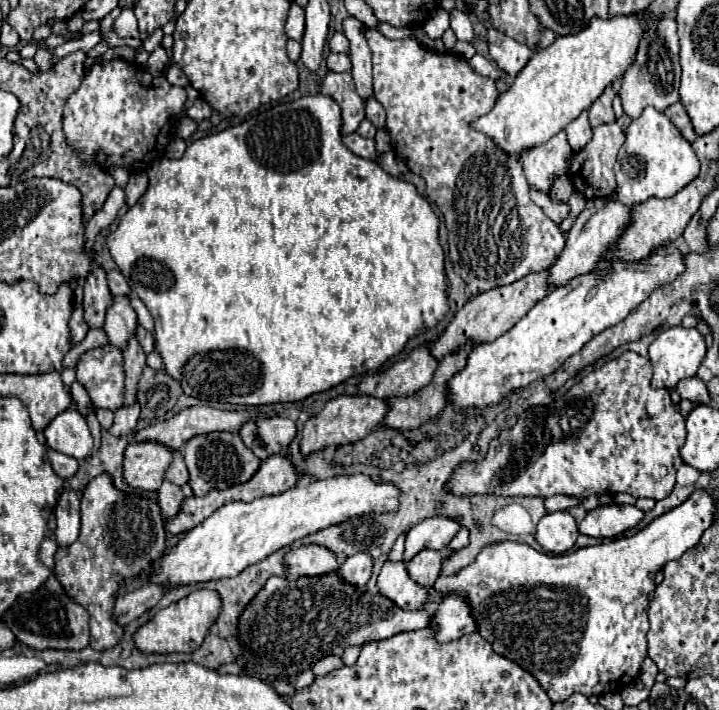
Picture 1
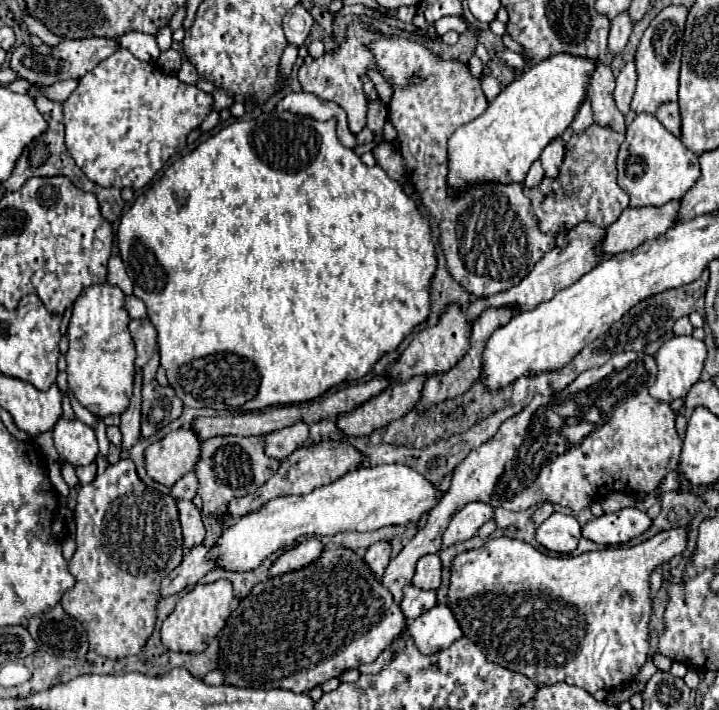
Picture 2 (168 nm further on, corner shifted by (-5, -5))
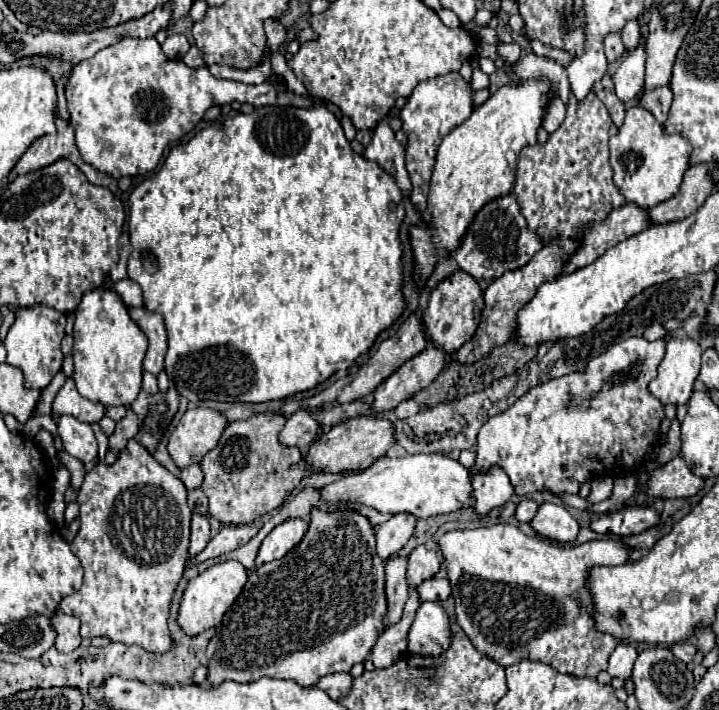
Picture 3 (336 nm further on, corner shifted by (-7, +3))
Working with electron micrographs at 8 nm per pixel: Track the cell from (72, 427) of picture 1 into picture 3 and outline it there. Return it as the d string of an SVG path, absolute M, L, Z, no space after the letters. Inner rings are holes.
M62 415L58 419L58 435L62 439L66 453L80 459L82 463L96 461L98 445L96 445L92 427L88 423L82 423L72 415Z

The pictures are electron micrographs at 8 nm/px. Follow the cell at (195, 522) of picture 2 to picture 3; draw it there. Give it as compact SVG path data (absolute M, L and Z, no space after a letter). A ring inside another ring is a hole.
M192 515L192 535L190 535L190 555L200 553L210 541L210 523L204 515Z

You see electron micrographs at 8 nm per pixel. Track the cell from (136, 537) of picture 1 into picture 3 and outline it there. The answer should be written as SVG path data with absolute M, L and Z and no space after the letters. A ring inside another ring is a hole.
M130 439L112 465L102 463L86 473L78 491L80 531L72 541L72 553L84 567L84 583L76 593L64 597L60 603L60 609L66 615L80 619L80 635L84 639L108 637L114 643L140 645L150 653L164 653L172 647L166 619L174 589L188 559L192 511L186 503L186 495L182 481L158 465L158 461L154 461L136 439Z

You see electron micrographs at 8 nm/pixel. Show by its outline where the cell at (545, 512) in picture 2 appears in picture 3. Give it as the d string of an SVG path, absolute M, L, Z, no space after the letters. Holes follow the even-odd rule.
M524 499L524 501L518 503L514 517L516 517L518 521L526 521L526 523L530 523L530 521L534 519L538 507L540 507L540 503L536 503L536 501L532 501L532 499Z

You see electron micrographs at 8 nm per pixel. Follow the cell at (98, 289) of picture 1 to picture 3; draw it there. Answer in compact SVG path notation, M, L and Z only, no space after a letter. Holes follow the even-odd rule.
M98 287L84 293L74 323L74 383L78 393L92 403L102 403L104 407L112 405L130 405L142 389L142 359L148 347L146 335L130 319L128 307L122 297L110 287Z

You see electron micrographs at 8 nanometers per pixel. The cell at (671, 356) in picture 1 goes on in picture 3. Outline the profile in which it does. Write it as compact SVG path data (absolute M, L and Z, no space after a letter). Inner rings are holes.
M670 337L666 341L666 355L658 367L658 377L648 387L650 393L664 405L688 403L700 373L702 351L696 339Z

